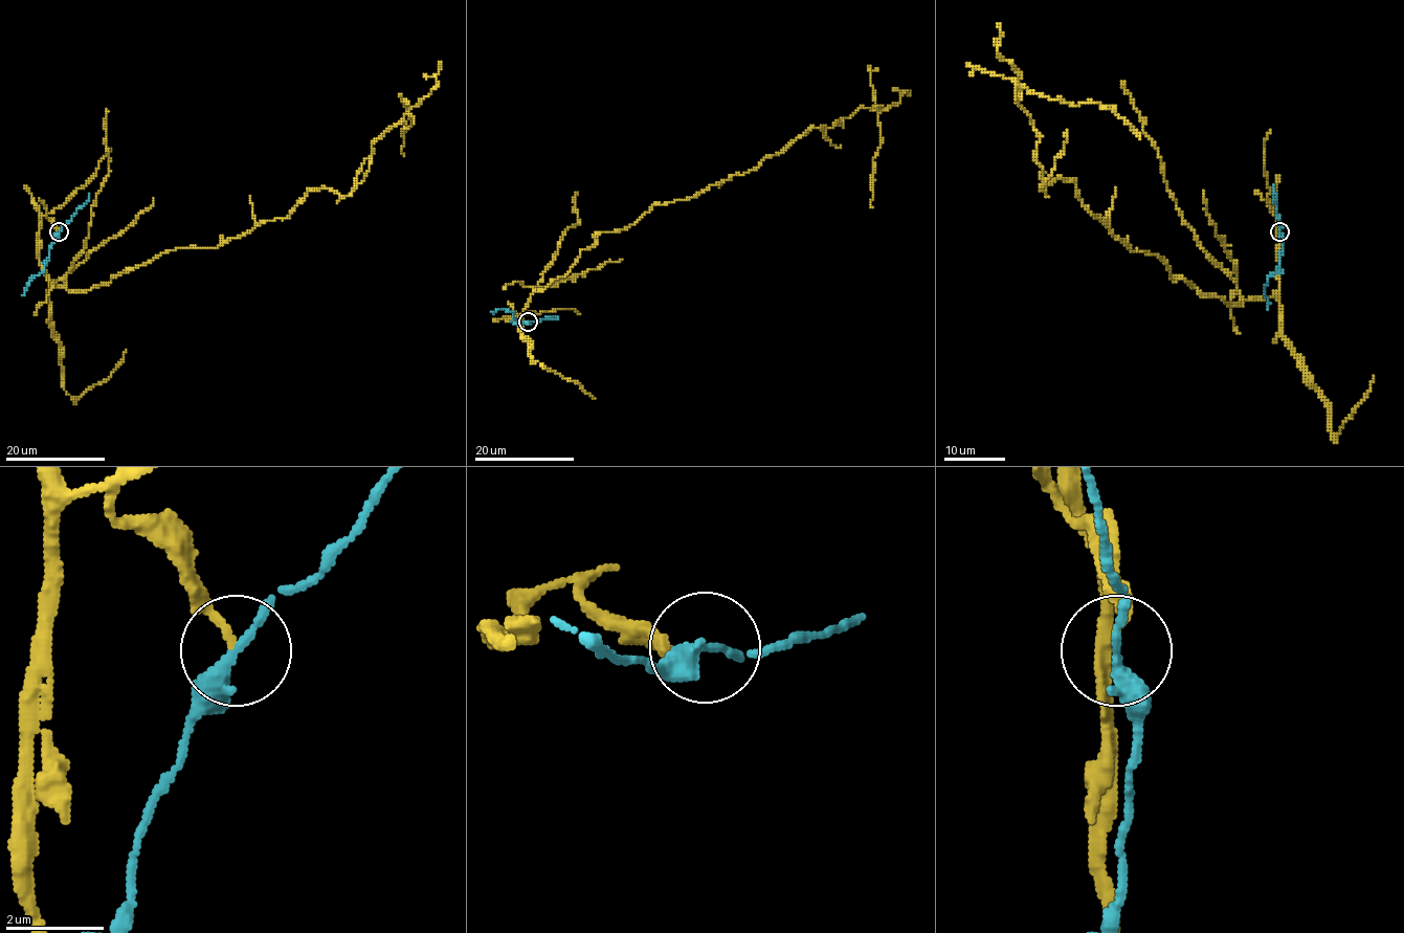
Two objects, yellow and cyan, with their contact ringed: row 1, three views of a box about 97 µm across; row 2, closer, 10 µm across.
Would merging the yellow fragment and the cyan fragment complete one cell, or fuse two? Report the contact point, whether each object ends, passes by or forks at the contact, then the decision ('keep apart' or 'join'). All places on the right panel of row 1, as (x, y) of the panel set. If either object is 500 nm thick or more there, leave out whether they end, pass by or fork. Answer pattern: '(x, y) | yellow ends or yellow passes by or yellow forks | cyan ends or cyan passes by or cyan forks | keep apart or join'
(1279, 231) | yellow ends | cyan passes by | keep apart

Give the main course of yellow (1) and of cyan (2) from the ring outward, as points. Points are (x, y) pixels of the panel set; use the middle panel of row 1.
1: (528, 321), (508, 320), (603, 231), (874, 106), (873, 207)
2: (528, 321), (517, 321), (511, 311), (491, 312)

